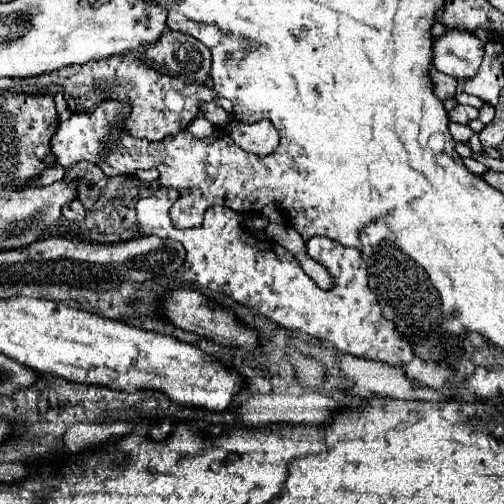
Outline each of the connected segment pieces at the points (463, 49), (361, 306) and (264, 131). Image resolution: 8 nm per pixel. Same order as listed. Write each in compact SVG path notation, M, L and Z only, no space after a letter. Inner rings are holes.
M446 28L446 34L434 40L432 64L440 72L458 80L476 74L484 58L484 42L468 30Z
M158 188L152 196L142 198L136 204L136 212L142 234L182 242L188 254L179 274L192 286L228 294L286 330L308 334L318 340L330 340L334 348L358 358L382 360L394 366L402 366L414 358L404 334L382 316L378 298L368 286L368 272L360 250L346 248L326 236L308 240L309 256L324 265L333 277L332 288L322 290L304 274L300 262L286 248L276 242L272 248L266 240L260 242L246 228L242 230L242 216L230 208L212 206L198 228L174 228L168 210L176 200L178 192L174 188Z
M232 120L228 132L238 146L256 156L268 156L278 148L278 130L268 120L260 120L256 124Z

